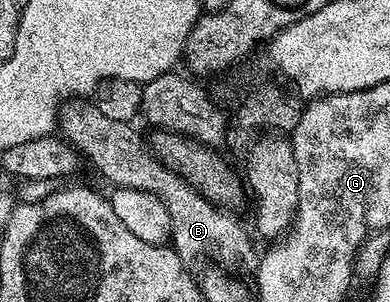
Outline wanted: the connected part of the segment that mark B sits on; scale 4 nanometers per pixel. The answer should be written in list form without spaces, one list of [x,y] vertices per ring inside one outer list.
[[[74,96],[63,101],[57,111],[56,130],[65,141],[69,142],[83,159],[86,158],[111,182],[111,187],[124,189],[142,189],[154,193],[163,201],[171,216],[172,245],[187,264],[198,262],[201,258],[216,258],[224,262],[238,262],[242,258],[242,226],[234,219],[233,213],[227,212],[221,206],[213,206],[200,192],[196,192],[176,172],[172,172],[152,153],[151,147],[142,143],[142,138],[133,130],[129,122],[112,120],[104,116],[93,100],[83,100]]]

